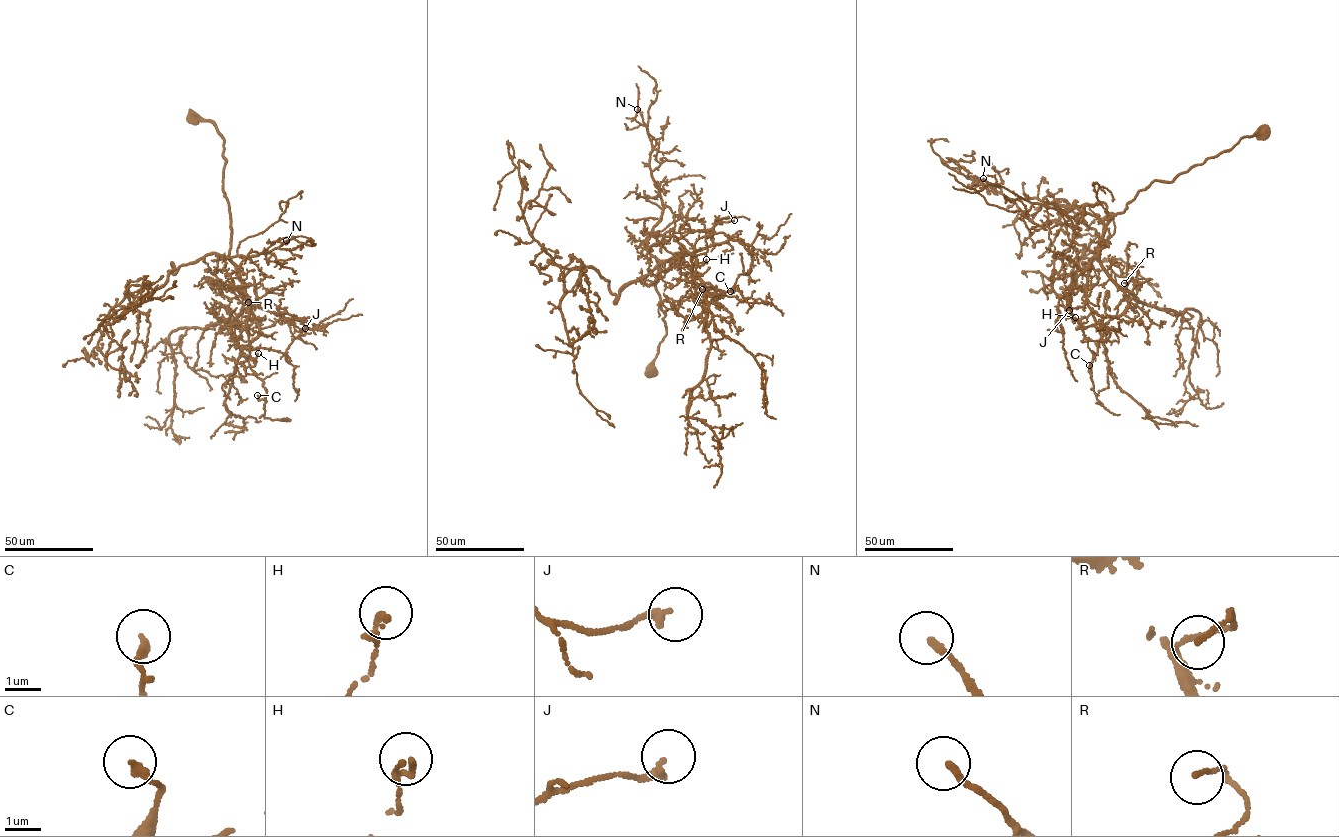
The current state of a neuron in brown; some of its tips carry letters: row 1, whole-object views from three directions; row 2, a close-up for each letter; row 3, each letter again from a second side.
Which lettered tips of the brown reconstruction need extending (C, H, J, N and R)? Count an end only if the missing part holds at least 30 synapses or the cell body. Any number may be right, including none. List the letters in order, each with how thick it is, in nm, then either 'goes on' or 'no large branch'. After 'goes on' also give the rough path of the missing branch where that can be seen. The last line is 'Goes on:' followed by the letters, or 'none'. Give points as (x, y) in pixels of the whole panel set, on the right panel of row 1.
C: calibre 200 nm; no large branch
H: calibre 100 nm; no large branch
J: calibre 200 nm; no large branch
N: calibre 190 nm; no large branch
R: calibre 120 nm; no large branch
Goes on: none

